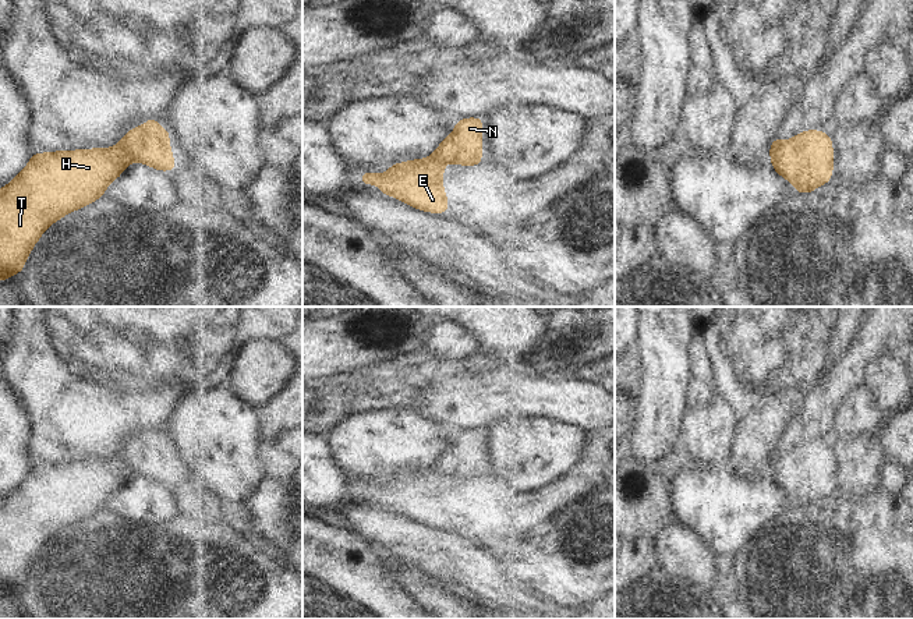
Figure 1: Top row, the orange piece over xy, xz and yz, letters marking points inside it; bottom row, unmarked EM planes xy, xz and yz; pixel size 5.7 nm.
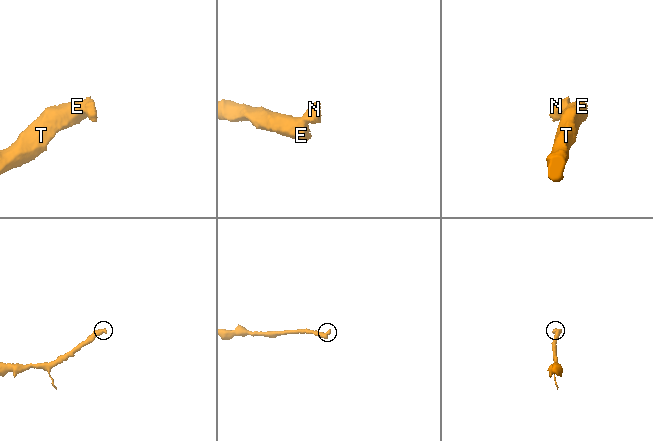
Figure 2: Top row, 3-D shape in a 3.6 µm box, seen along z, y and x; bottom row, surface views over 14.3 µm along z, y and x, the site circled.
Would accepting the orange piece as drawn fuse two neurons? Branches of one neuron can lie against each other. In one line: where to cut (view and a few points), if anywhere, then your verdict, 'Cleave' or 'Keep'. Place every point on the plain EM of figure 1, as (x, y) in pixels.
Split along xy (119, 455), (134, 471). Cleave.

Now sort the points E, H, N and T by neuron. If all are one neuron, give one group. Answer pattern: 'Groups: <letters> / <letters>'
Groups: E H T / N.

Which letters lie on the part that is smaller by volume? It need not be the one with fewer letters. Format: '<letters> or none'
N

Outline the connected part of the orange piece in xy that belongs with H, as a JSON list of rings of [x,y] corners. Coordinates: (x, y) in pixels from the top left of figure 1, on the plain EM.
[[[120,454],[110,460],[32,466],[25,480],[0,499],[0,594],[22,584],[33,559],[50,538],[103,510],[107,499],[132,475],[132,468]]]

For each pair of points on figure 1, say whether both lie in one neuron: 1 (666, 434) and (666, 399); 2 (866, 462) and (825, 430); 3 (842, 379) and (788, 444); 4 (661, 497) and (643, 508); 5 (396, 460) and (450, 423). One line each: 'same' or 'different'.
1: same
2: different
3: same
4: different
5: different

